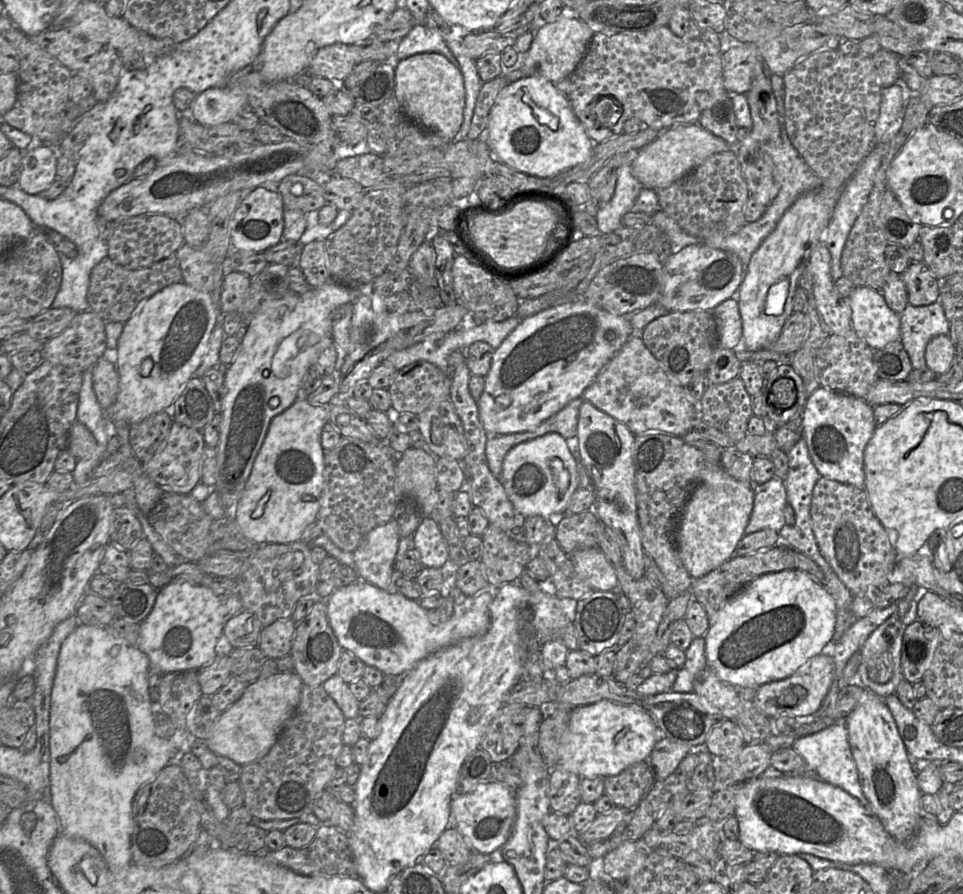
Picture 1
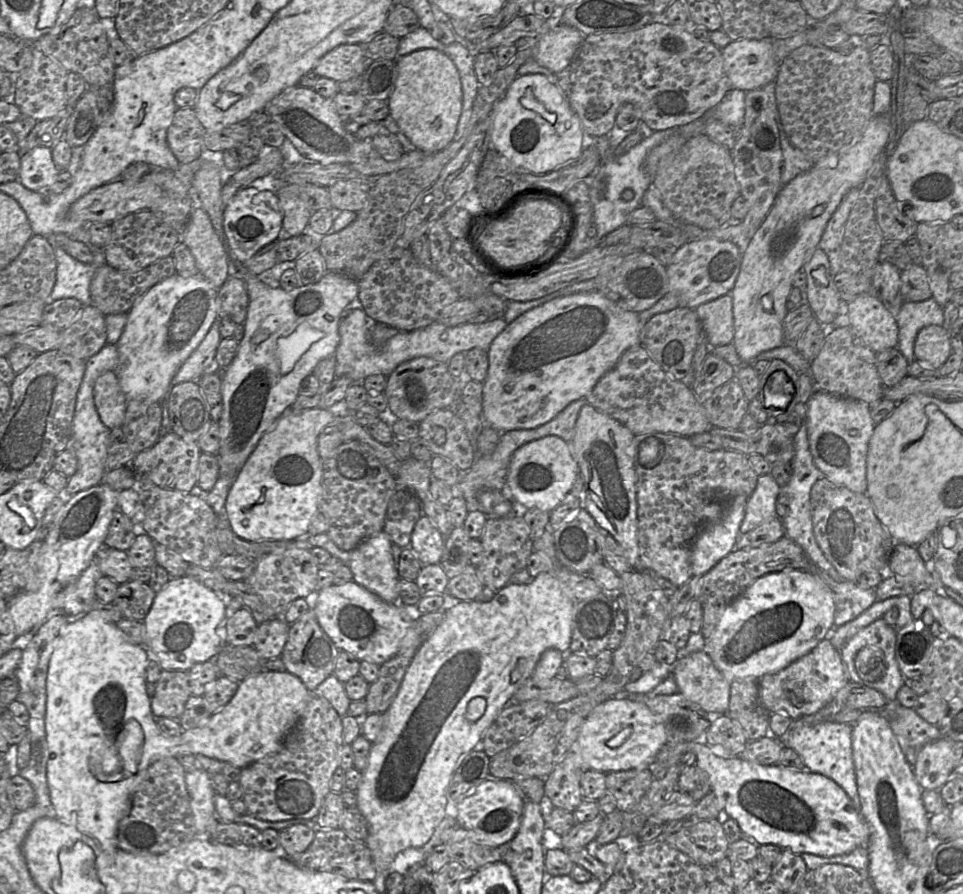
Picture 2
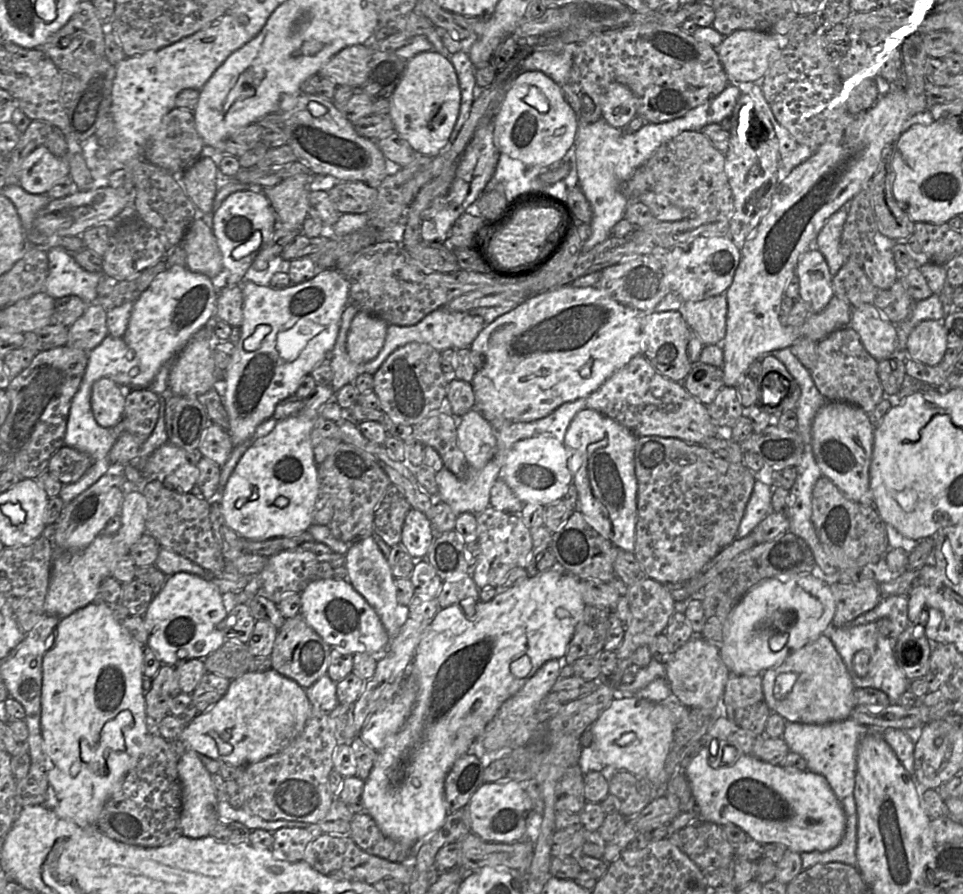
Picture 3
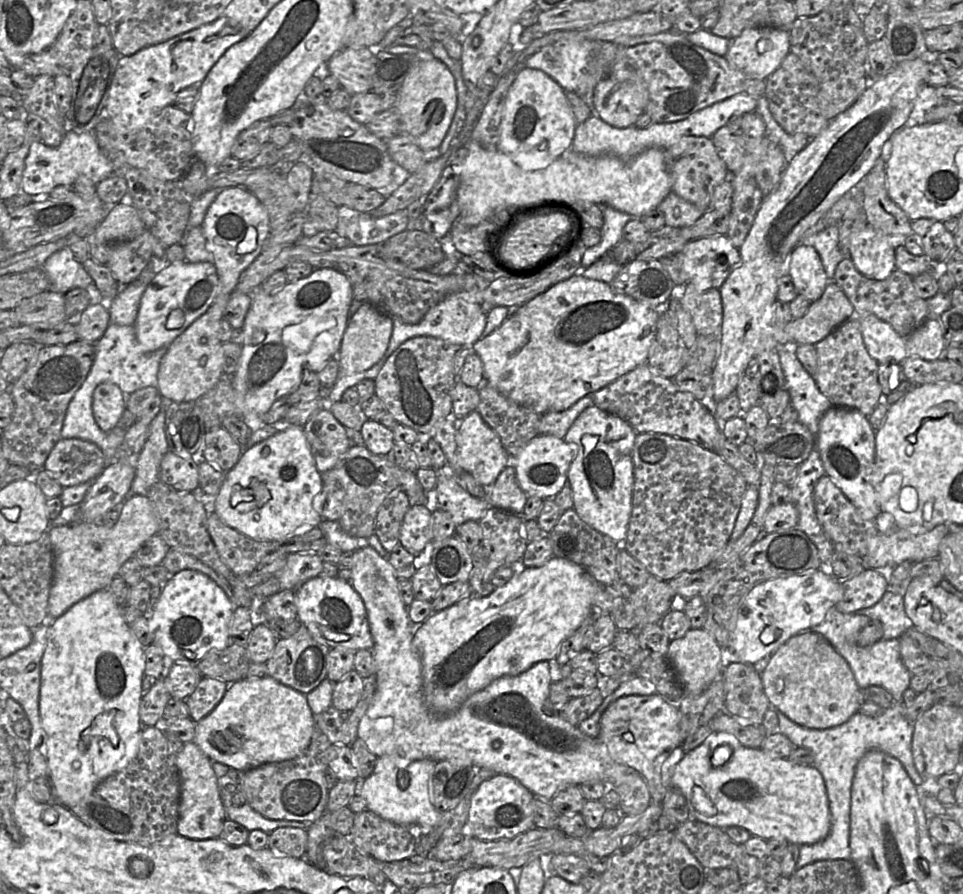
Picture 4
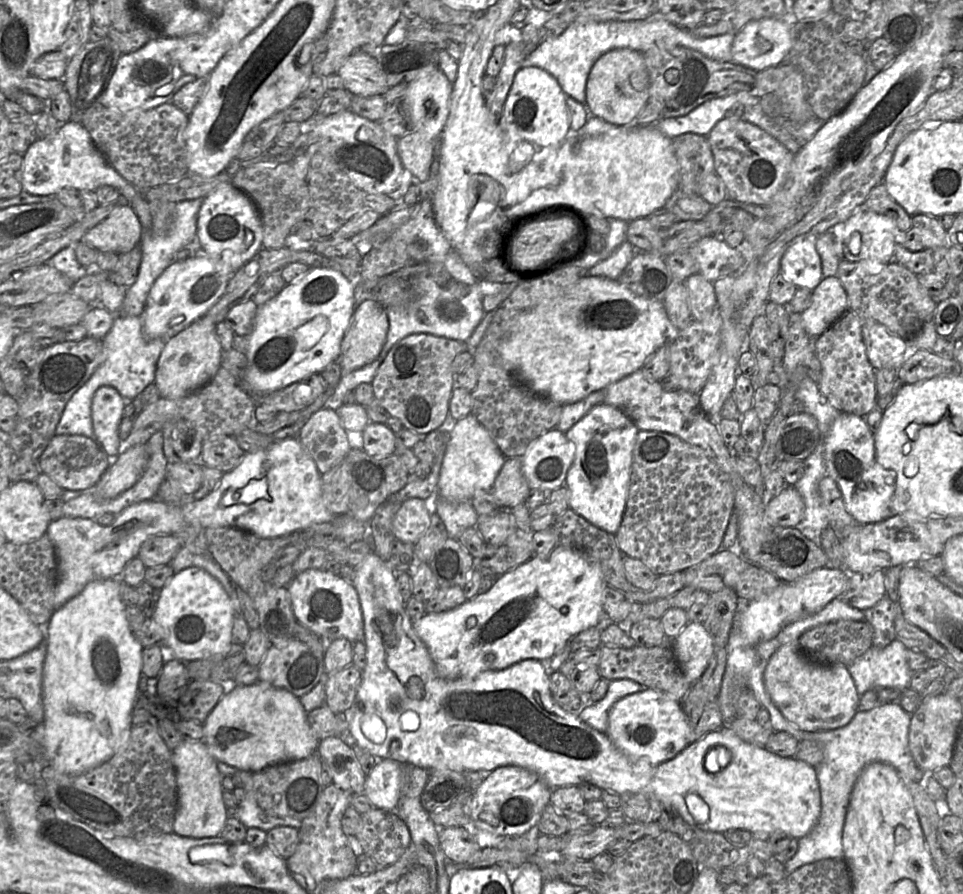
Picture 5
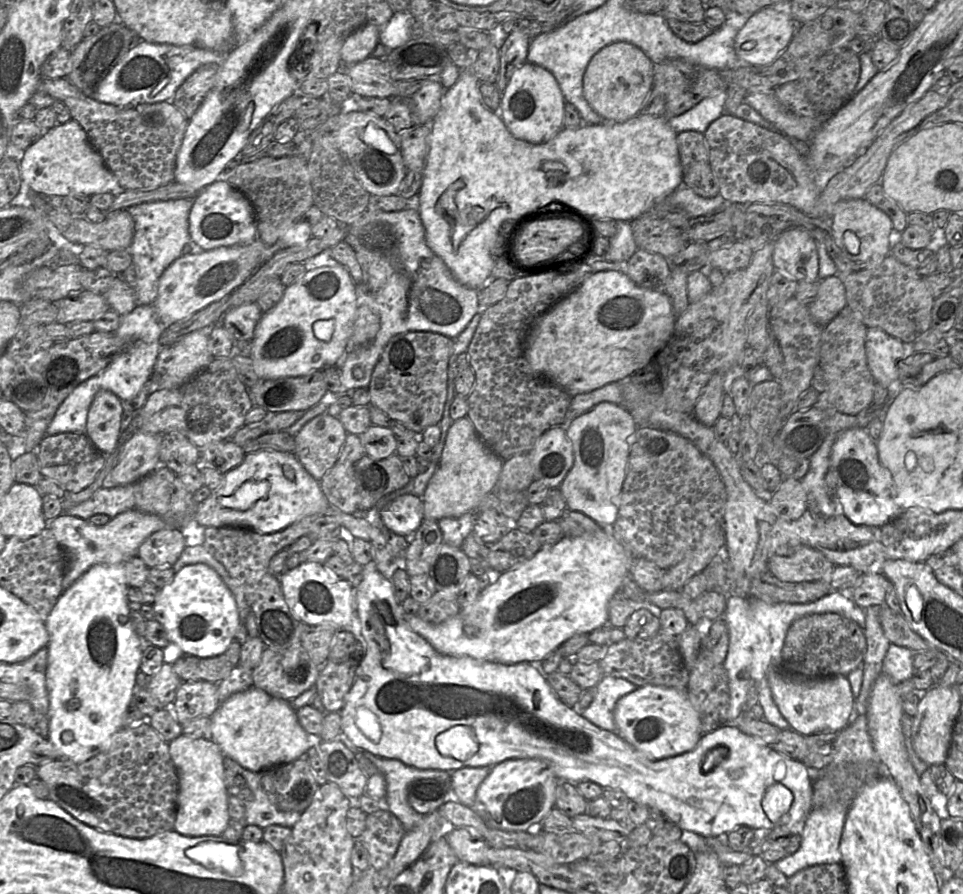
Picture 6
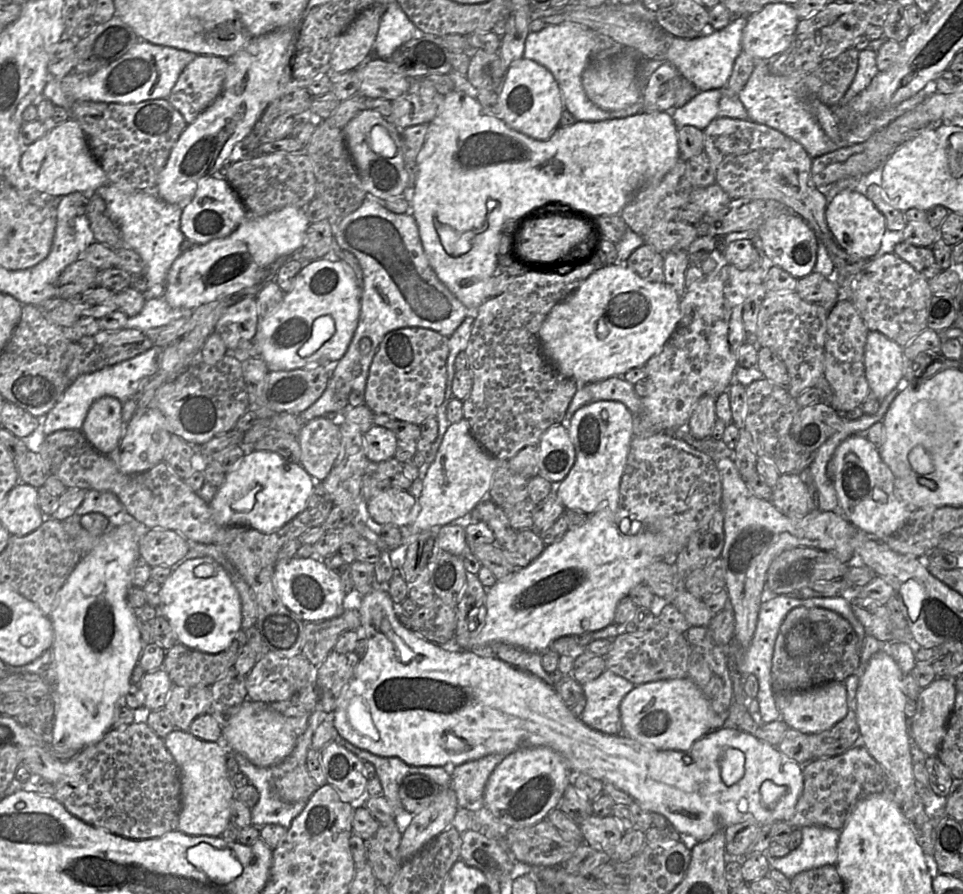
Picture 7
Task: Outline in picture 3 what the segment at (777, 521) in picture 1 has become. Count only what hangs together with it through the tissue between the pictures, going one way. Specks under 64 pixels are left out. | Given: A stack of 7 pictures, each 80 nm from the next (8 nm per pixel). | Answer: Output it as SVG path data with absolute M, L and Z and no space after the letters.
M764 475L755 481L750 498L745 507L737 530L737 538L743 538L752 533L753 529L770 513L772 513L773 485Z

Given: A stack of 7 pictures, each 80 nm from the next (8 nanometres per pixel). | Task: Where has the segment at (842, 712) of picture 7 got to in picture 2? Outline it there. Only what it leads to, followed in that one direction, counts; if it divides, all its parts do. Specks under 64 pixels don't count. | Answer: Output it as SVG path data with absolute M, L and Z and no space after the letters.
M829 637L805 656L797 659L776 673L766 674L759 679L760 702L769 713L782 713L793 720L815 714L849 682L840 651L830 642Z

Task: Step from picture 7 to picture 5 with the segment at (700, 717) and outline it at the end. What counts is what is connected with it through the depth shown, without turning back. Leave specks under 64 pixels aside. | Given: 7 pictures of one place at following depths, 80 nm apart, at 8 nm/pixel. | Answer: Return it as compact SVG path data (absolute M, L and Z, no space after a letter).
M651 688L629 694L616 701L610 709L606 734L631 758L646 758L652 765L662 764L693 743L692 727L681 702Z

